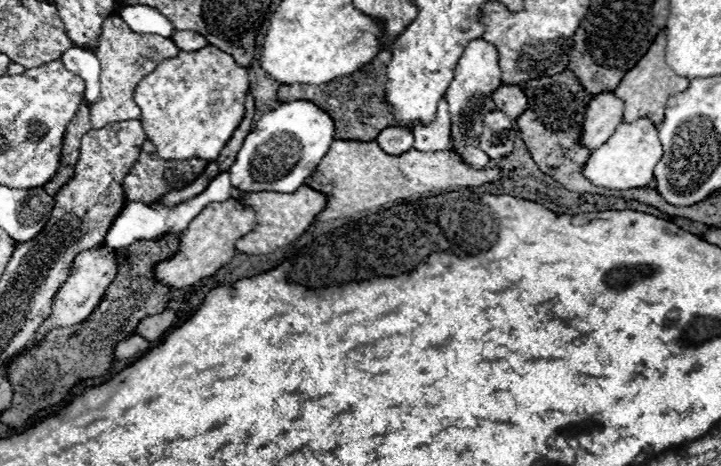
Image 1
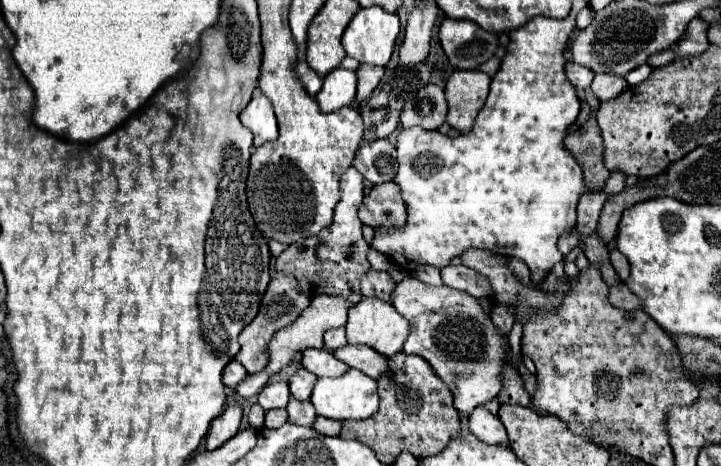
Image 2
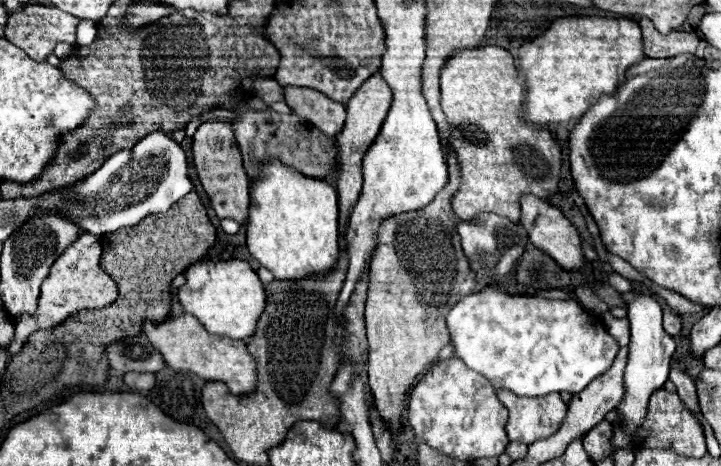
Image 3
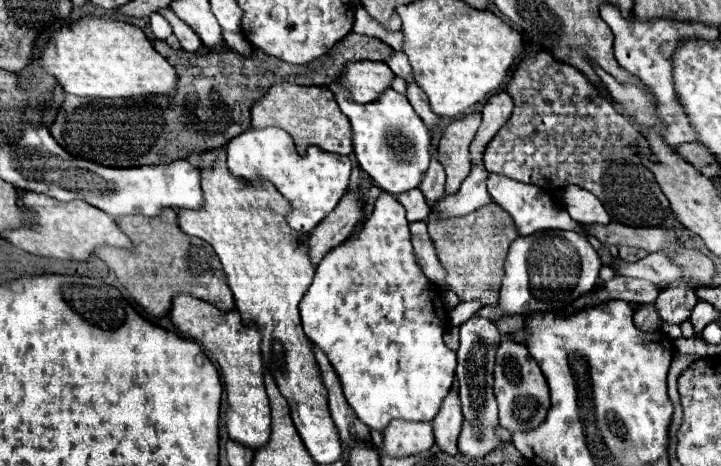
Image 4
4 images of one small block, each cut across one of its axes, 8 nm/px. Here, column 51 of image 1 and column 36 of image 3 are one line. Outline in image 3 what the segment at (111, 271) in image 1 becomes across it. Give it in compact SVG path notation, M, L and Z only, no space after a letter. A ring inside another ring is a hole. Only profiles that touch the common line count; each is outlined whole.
M82 234L70 248L66 248L66 252L62 252L52 264L48 278L42 282L42 290L38 298L38 312L32 318L22 316L16 322L14 318L10 318L14 324L14 340L26 342L32 332L58 326L74 312L110 306L118 298L118 286L100 268L100 256L102 256L102 248L100 248L98 236L94 234Z

